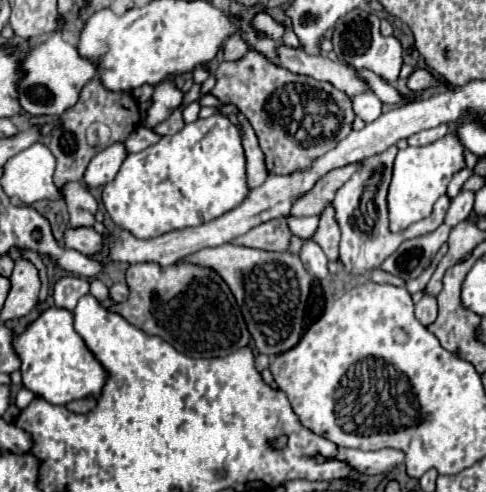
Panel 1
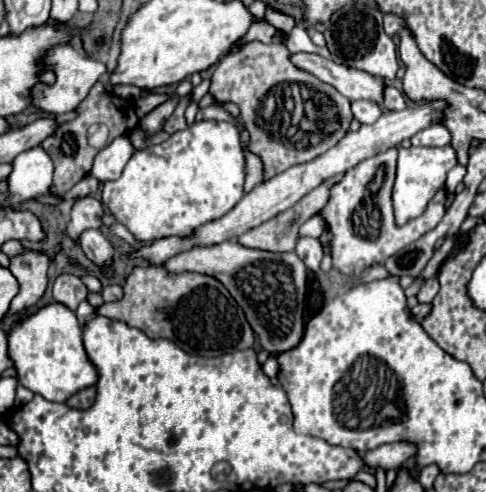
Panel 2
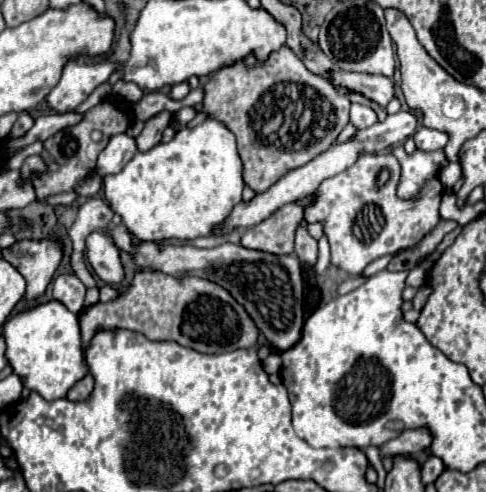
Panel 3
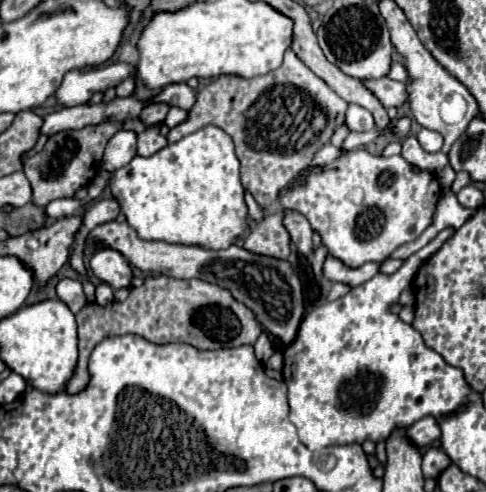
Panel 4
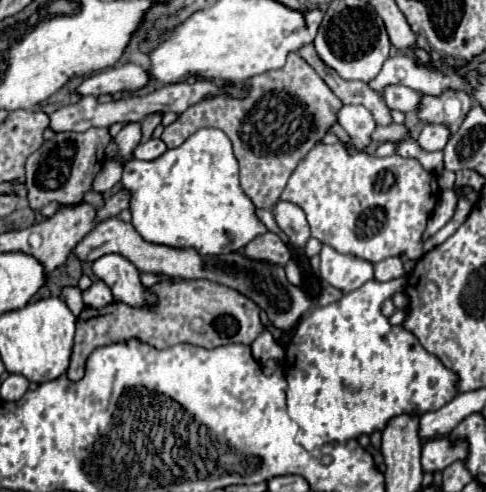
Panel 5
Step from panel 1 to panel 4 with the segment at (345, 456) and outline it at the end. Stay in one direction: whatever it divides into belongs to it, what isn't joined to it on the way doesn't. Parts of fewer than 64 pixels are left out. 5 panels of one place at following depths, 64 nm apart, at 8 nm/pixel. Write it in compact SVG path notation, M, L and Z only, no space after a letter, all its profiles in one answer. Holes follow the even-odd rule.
M426 416L408 428L408 436L416 446L430 446L440 440L440 428L436 428L436 420Z

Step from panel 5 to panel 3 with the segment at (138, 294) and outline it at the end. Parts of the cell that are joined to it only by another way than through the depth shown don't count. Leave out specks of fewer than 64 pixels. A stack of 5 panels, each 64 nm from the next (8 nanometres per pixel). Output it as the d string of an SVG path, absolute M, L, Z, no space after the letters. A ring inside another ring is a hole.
M92 232L86 240L86 258L94 272L106 284L120 284L124 280L124 266L120 262L120 250L104 232Z

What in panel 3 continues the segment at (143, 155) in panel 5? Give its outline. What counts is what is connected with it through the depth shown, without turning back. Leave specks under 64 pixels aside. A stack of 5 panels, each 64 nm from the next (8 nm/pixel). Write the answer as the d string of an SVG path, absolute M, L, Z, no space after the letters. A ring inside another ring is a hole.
M162 112L162 114L150 118L150 120L146 122L144 130L140 132L140 136L136 138L138 150L140 150L140 152L148 152L148 150L152 150L156 144L160 144L160 142L162 142L162 132L164 132L164 128L168 126L168 122L170 122L170 112Z

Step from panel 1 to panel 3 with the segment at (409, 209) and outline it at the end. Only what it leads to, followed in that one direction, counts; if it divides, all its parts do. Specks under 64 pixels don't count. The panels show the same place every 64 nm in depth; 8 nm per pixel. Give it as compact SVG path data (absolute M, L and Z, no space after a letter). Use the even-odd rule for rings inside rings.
M396 146L392 148L392 154L402 164L402 184L398 186L400 198L416 198L420 192L420 186L426 180L436 178L440 168L448 164L442 150L436 150L436 152L416 150L414 154L406 154L402 146Z

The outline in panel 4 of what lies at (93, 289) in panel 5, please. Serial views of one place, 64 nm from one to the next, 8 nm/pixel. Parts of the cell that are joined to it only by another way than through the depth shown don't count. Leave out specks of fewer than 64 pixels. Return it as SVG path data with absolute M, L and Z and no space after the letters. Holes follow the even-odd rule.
M98 284L94 292L94 304L110 304L114 300L114 290L108 284Z

